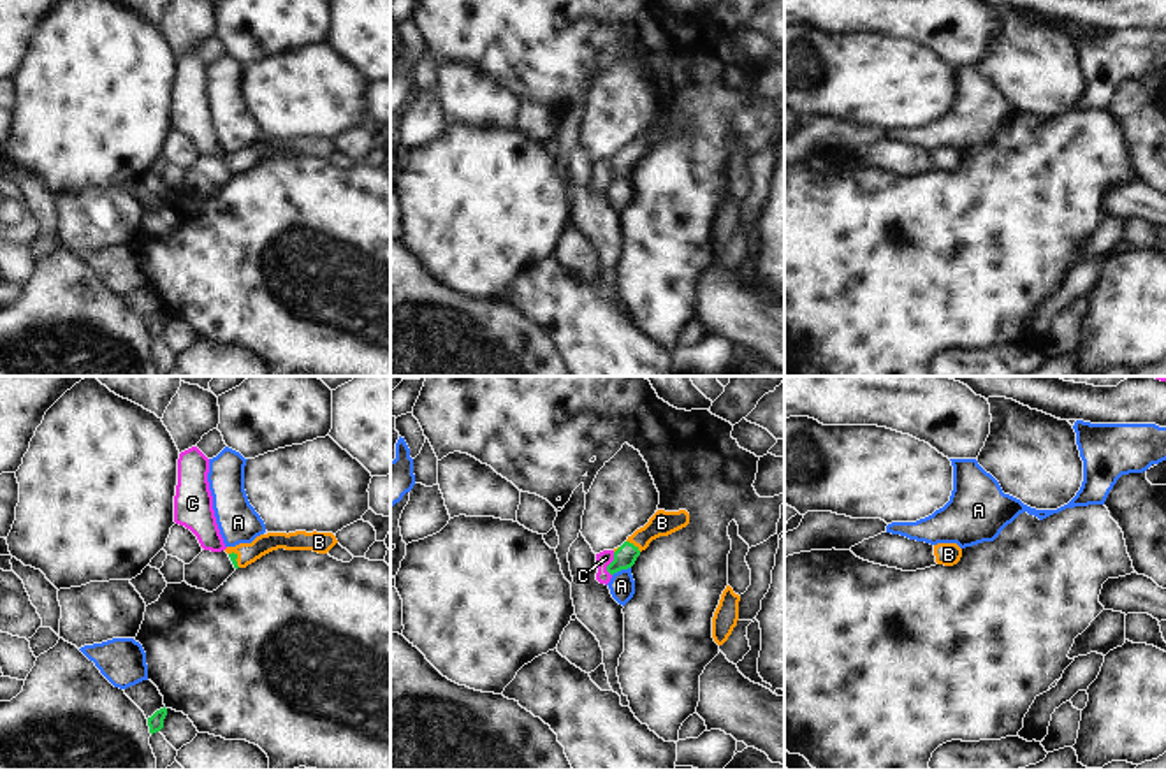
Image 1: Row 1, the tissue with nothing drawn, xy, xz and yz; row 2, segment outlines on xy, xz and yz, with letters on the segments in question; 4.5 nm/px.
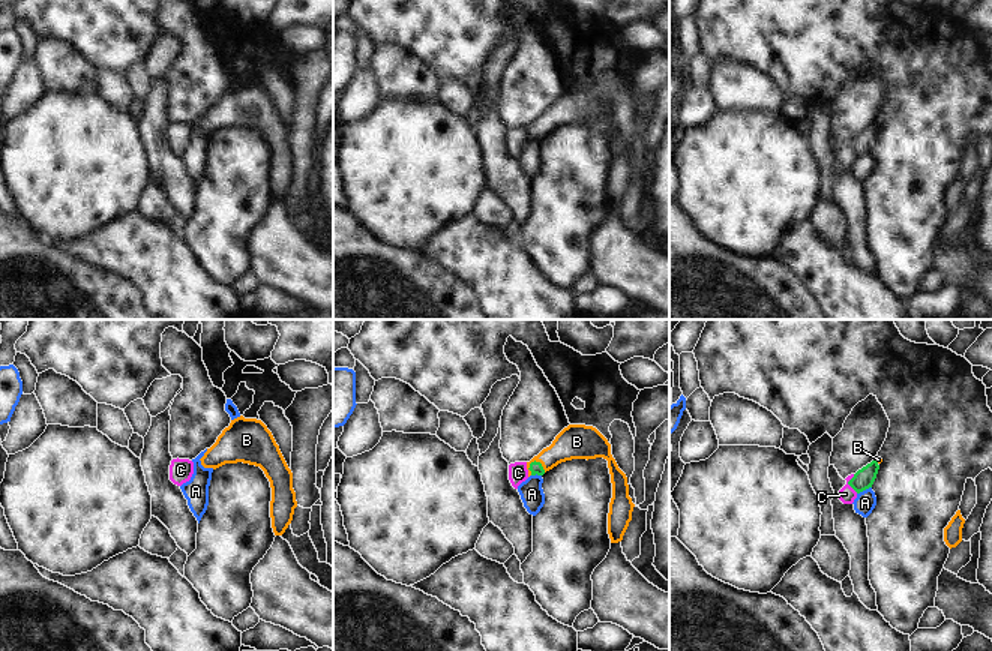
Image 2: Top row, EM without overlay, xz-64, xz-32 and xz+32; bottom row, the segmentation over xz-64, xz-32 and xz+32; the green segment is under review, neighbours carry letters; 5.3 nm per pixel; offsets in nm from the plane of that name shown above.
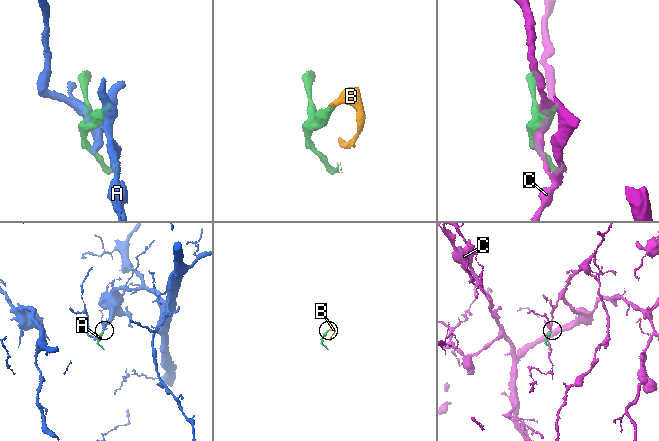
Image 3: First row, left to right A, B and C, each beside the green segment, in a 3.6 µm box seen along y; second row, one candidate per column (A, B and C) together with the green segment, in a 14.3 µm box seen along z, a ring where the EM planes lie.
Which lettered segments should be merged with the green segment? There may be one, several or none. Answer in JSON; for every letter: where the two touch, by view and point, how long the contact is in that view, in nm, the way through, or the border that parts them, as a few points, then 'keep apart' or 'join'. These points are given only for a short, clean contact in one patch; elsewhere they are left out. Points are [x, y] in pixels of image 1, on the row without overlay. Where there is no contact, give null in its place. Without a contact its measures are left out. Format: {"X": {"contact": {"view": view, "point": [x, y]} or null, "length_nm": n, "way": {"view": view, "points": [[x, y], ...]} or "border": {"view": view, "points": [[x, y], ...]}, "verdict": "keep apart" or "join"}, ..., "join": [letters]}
{"A": {"contact": {"view": "xz", "point": [621, 174]}, "length_nm": 100, "verdict": "keep apart"}, "B": {"contact": {"view": "xz", "point": [632, 150]}, "length_nm": 90, "way": {"view": "xz", "points": [[625, 162], [632, 150], [662, 129]]}, "verdict": "join"}, "C": {"contact": {"view": "xz", "point": [609, 171]}, "length_nm": 110, "verdict": "keep apart"}, "join": ["B"]}

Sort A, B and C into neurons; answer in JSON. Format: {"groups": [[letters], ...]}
{"groups": [["A"], ["B"], ["C"]]}

